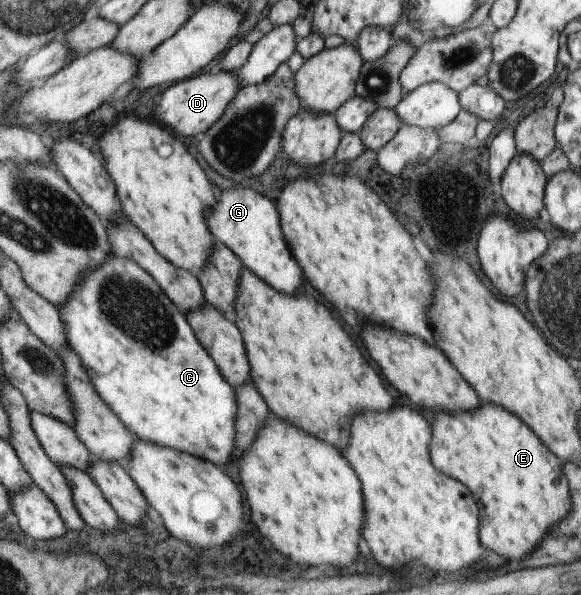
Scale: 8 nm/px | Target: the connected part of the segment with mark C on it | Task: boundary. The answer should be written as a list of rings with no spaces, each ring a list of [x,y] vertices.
[[[112,253],[105,259],[103,264],[81,273],[81,280],[60,309],[65,323],[69,347],[81,357],[82,363],[88,370],[90,377],[93,378],[93,384],[98,393],[101,394],[102,399],[114,410],[114,413],[118,414],[118,417],[125,422],[125,426],[130,429],[137,439],[182,450],[192,454],[194,457],[198,456],[203,460],[214,462],[214,465],[220,467],[222,467],[222,463],[228,461],[230,451],[235,449],[234,415],[236,415],[236,400],[233,389],[229,382],[224,381],[224,378],[218,375],[212,358],[196,341],[189,323],[186,323],[186,314],[181,309],[178,309],[175,301],[171,300],[171,297],[162,289],[158,280],[151,273],[148,273],[146,269],[138,265],[134,258],[120,257]]]

